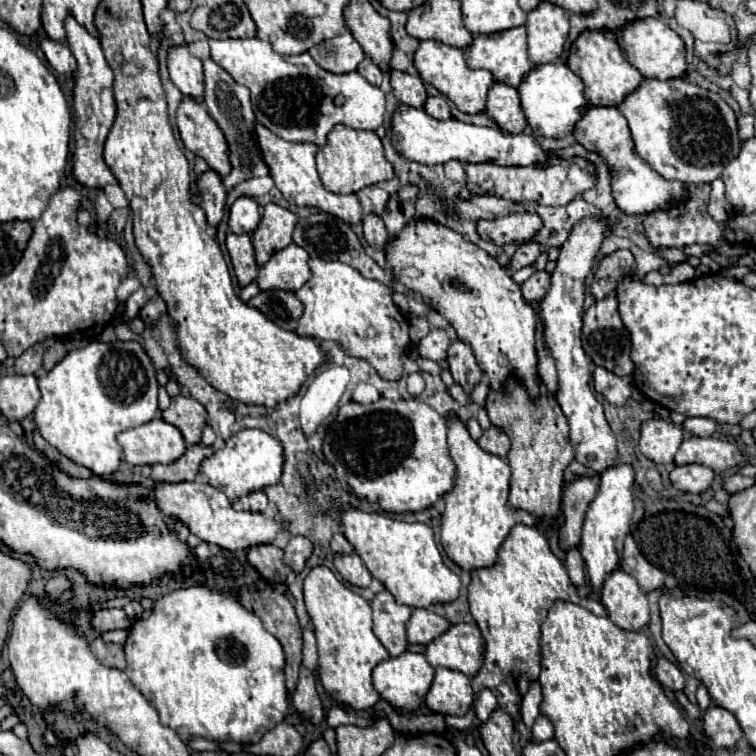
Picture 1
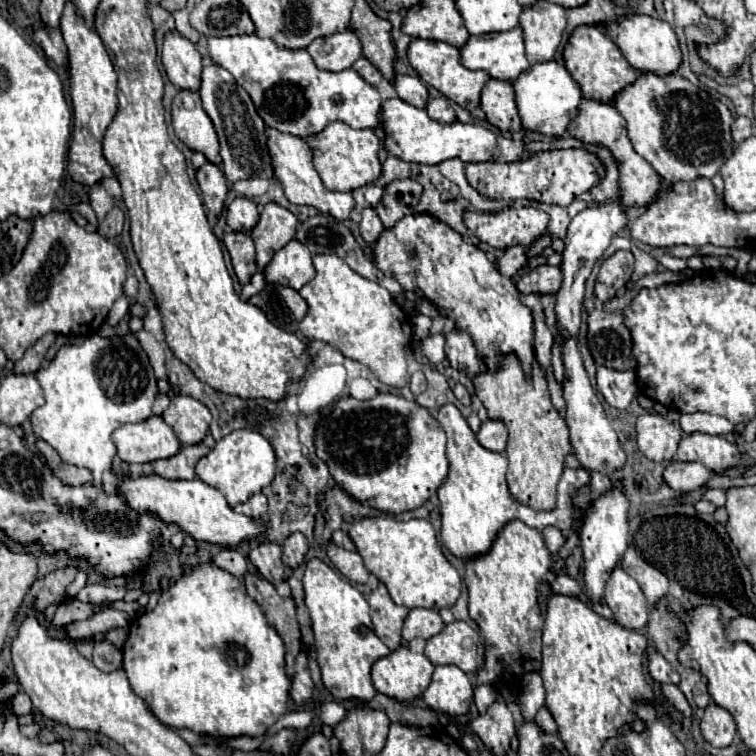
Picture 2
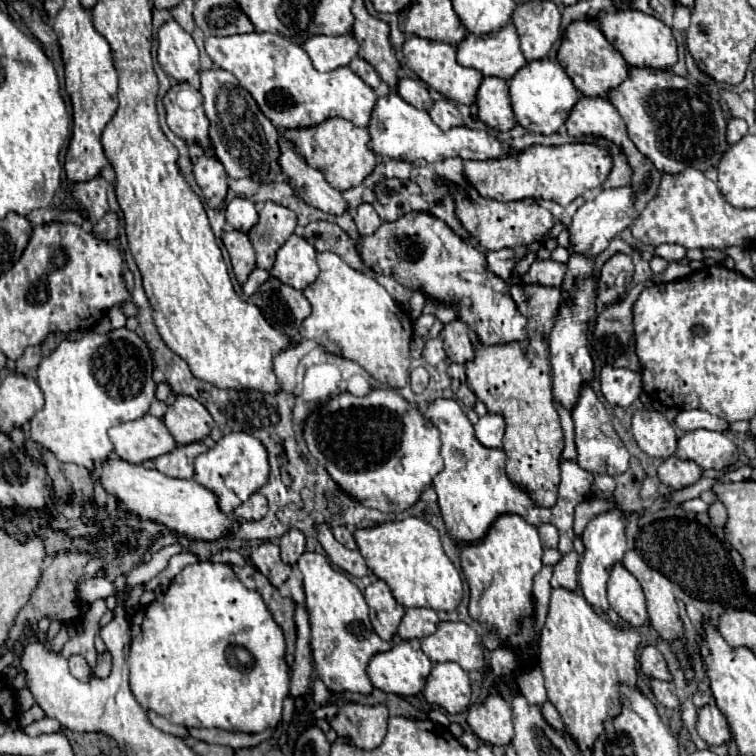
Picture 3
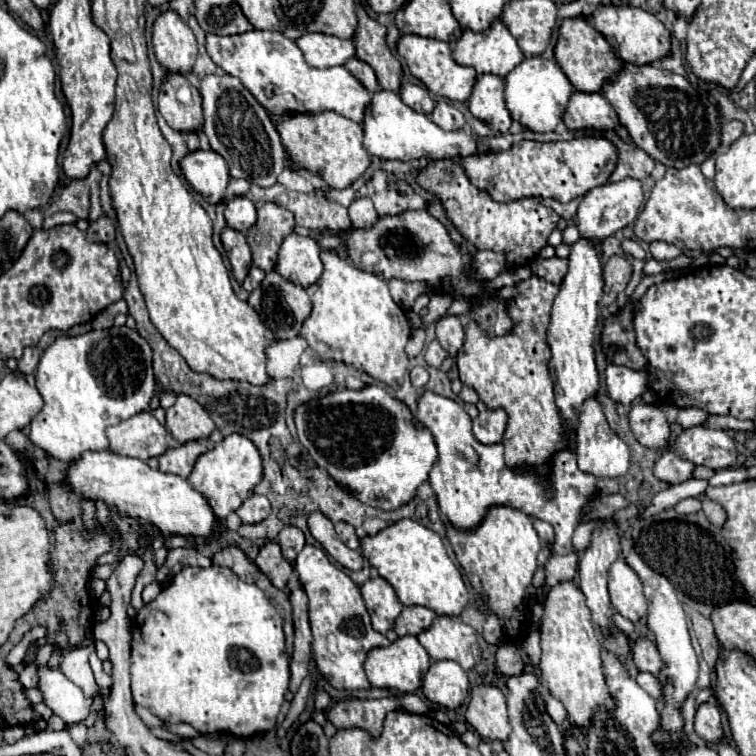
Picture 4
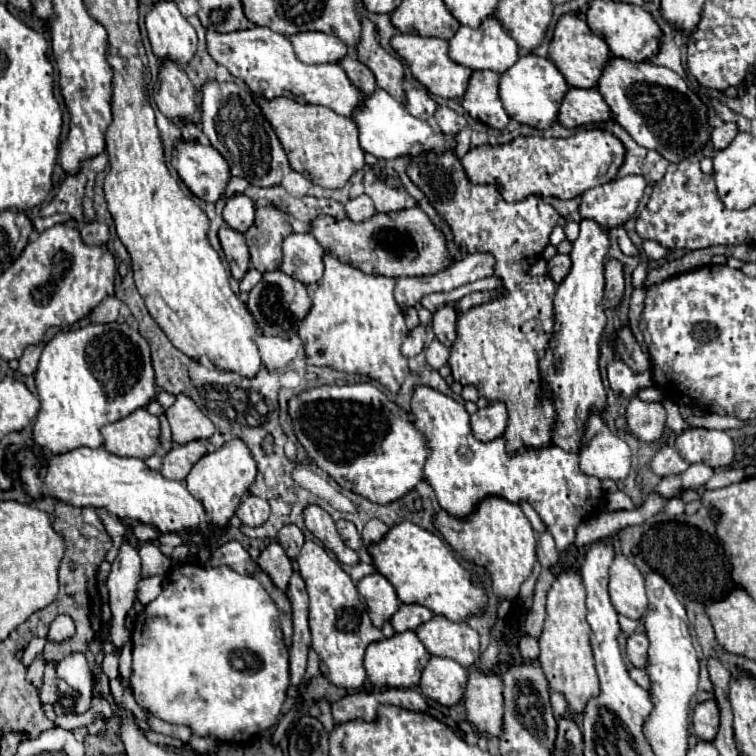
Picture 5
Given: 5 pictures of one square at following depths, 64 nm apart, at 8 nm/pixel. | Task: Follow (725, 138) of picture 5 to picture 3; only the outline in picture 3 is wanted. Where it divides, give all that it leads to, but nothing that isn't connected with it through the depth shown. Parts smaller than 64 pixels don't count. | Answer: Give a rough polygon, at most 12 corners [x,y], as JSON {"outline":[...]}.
{"outline":[[738,118],[728,120],[726,140],[736,144],[748,132],[748,124]]}

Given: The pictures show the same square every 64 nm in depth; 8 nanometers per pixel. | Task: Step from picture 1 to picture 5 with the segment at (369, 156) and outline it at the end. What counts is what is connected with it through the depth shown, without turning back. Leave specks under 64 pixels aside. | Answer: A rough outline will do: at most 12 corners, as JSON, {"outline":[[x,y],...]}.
{"outline":[[254,96],[292,170],[342,188],[364,150],[354,120]]}

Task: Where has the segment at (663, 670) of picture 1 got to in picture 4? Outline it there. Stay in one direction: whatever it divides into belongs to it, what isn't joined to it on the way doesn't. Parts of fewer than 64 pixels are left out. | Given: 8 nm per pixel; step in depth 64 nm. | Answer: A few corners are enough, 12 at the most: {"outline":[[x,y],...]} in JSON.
{"outline":[[652,640],[630,642],[638,670],[656,674],[662,668]]}

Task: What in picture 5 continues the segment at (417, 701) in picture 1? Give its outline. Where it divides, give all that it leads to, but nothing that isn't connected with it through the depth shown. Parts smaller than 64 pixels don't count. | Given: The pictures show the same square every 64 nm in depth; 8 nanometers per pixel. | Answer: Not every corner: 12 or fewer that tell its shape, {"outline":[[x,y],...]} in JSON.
{"outline":[[414,630],[372,642],[376,688],[414,688],[430,654]]}

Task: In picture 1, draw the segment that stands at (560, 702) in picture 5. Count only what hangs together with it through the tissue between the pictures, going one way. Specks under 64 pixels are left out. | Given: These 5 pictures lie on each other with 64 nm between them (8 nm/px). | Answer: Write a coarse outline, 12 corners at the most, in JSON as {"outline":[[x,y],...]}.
{"outline":[[544,714],[532,726],[534,740],[550,740],[554,726]]}

